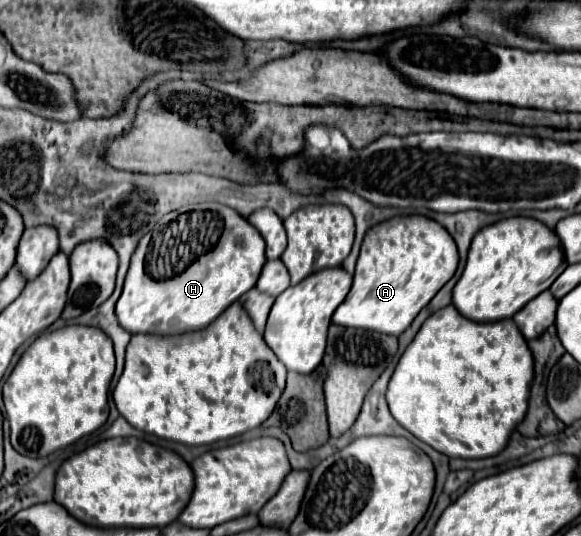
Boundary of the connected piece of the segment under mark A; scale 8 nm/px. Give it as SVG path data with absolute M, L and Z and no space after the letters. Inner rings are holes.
M396 215L368 229L356 263L354 285L332 315L332 323L370 327L388 335L404 333L422 307L452 279L458 267L458 247L440 223L424 215Z

